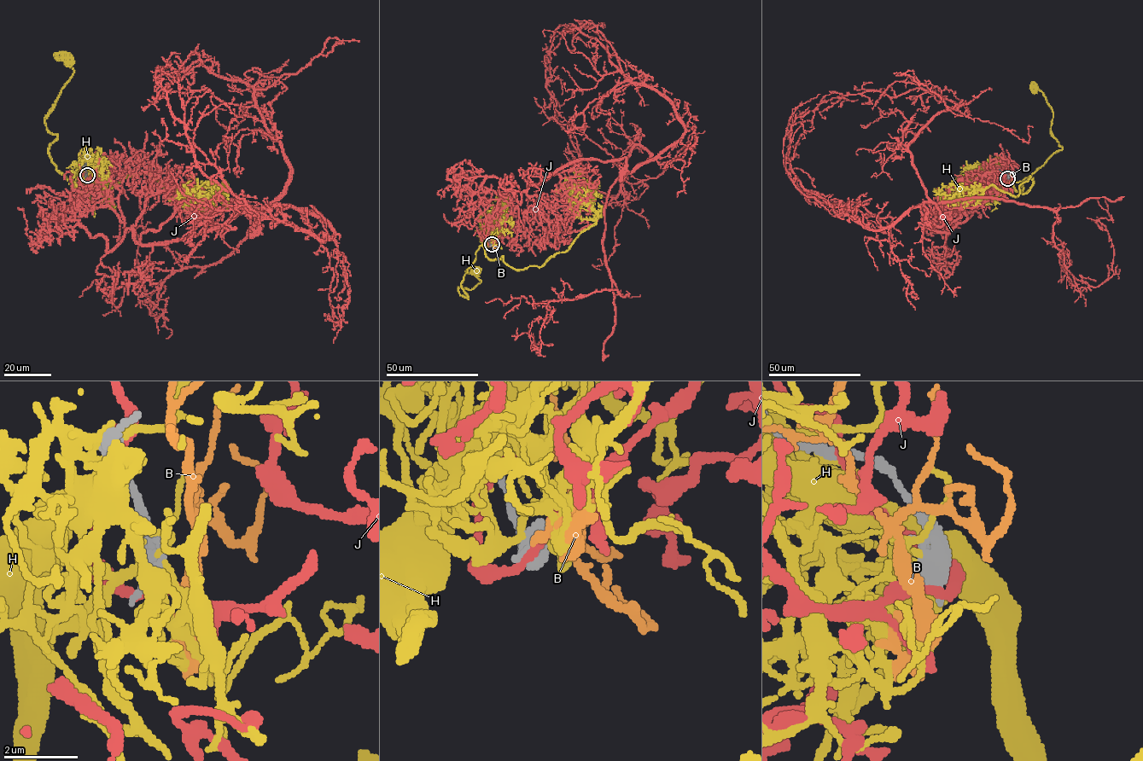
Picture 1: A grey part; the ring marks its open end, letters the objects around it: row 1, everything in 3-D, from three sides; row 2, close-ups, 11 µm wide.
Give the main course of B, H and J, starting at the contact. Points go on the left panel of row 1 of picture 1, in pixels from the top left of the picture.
B: (87, 176), (89, 172), (87, 162), (93, 154)
H: (87, 173), (67, 179), (49, 154), (49, 147), (57, 136), (48, 130), (43, 117), (73, 72), (67, 61)
J: (85, 176), (111, 171), (140, 243), (258, 230), (231, 200), (247, 236), (149, 313), (140, 201)

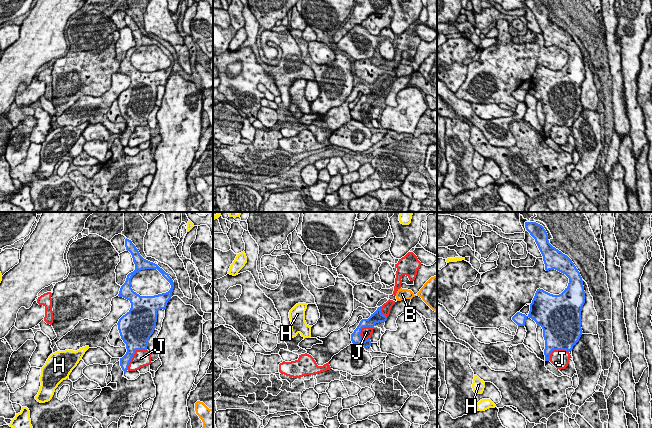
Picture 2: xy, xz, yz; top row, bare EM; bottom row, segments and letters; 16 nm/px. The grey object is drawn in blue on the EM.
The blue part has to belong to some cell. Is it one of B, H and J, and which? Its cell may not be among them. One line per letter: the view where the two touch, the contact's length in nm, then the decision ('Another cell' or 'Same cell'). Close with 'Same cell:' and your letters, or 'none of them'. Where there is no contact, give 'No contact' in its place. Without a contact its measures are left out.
B: No contact. Same cell
H: No contact. Another cell
J: Touches blue in xz. Shared border 300 nm. Another cell
Same cell: B

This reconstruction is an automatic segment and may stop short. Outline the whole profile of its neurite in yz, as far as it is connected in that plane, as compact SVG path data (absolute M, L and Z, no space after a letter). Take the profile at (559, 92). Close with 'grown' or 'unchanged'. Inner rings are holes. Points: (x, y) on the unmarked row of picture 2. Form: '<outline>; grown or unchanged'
M525 0L526 6L535 15L543 32L545 46L557 46L569 54L568 62L559 71L537 65L526 92L517 88L512 96L518 102L525 102L529 93L543 105L545 116L545 137L550 137L553 126L572 127L583 107L581 104L581 87L585 79L585 67L580 48L572 36L553 23L548 10L540 0Z; unchanged

